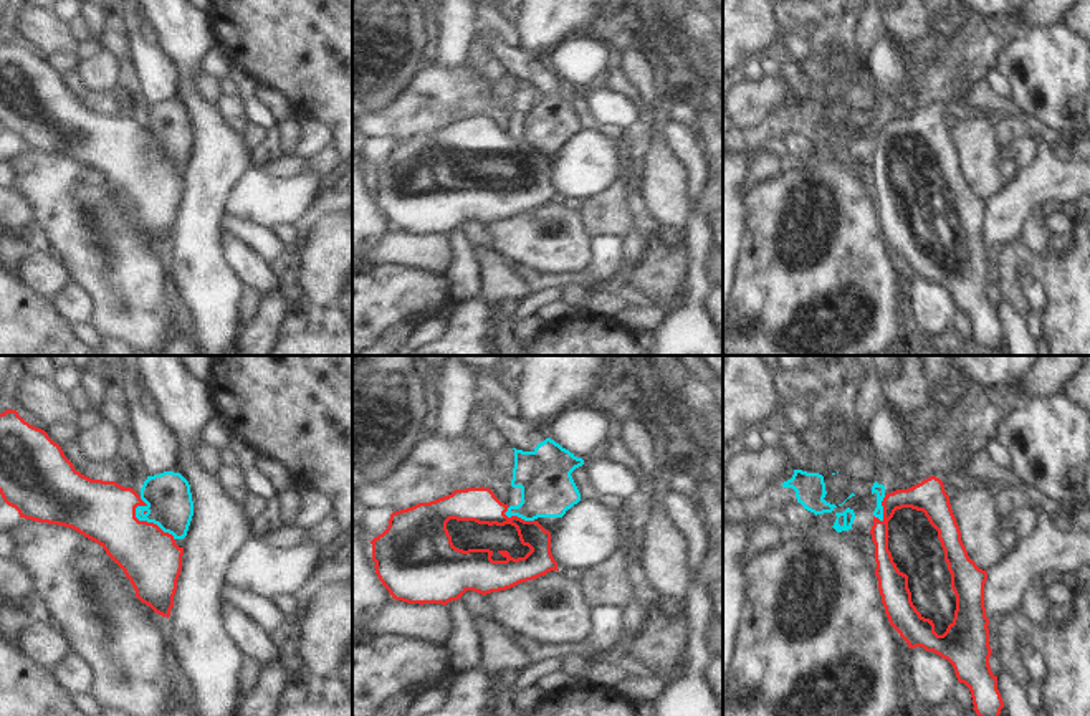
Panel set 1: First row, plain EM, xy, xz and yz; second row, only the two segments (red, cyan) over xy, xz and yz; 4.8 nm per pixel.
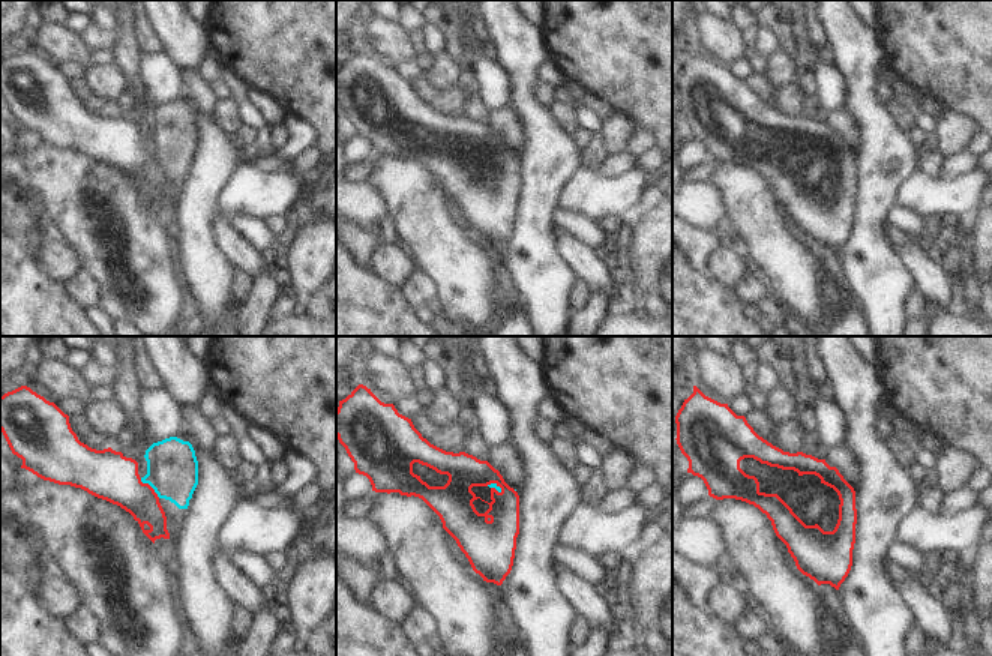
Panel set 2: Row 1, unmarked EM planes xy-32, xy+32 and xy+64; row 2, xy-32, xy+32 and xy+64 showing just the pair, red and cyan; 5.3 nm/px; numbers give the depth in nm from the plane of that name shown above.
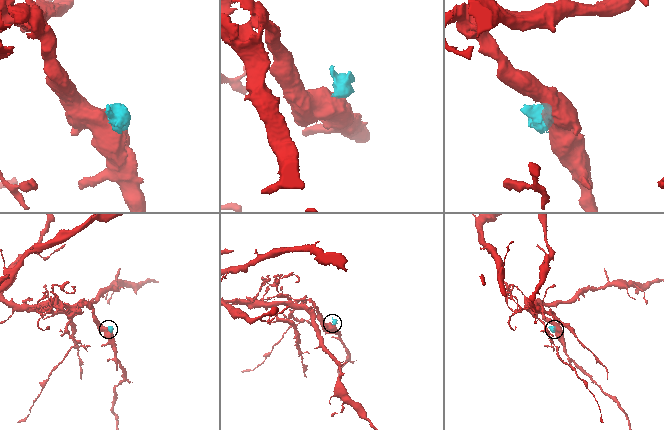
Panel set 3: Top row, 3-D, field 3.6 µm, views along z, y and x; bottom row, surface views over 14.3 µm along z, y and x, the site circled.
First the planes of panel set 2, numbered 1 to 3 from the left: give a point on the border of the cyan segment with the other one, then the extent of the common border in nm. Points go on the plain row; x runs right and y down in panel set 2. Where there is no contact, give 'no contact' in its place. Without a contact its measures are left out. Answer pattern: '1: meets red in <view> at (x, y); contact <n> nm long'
1: meets red in xy-32 at (150, 150); contact 160 nm long
2: meets red in xy+32 at (494, 152); contact 90 nm long
3: no contact

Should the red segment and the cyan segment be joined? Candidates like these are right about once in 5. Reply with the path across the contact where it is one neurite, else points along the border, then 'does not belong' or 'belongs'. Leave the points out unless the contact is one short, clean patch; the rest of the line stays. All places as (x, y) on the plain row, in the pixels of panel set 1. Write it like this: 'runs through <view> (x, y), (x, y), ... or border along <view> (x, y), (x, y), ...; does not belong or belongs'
border along xy (139, 126), (144, 133), (136, 146), (174, 169); does not belong

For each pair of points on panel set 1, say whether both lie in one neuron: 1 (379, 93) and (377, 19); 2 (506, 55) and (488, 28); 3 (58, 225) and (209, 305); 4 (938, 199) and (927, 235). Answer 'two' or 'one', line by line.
1: one
2: one
3: two
4: one

